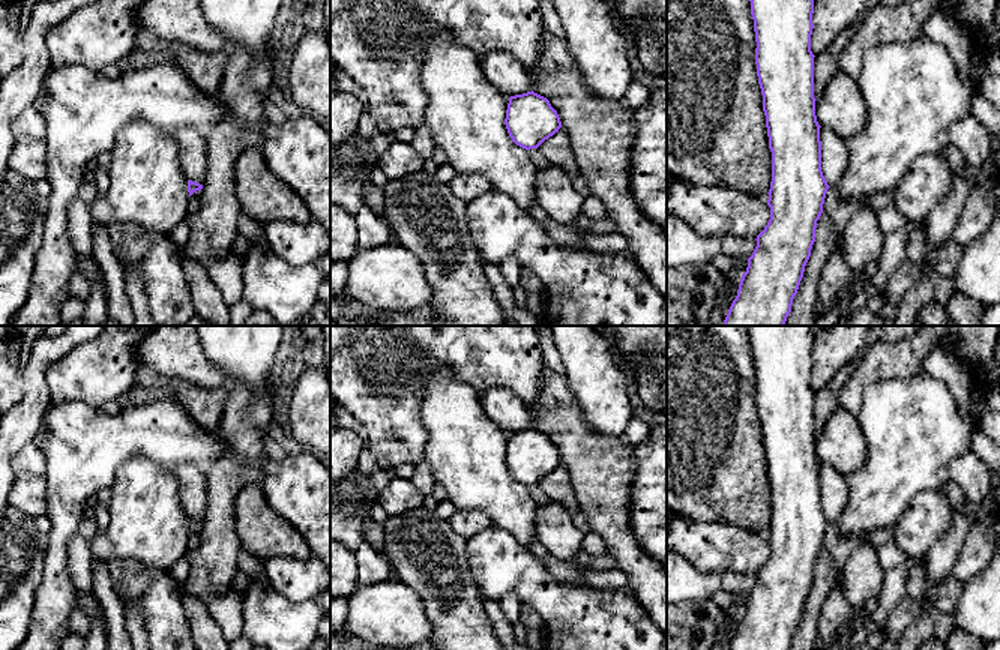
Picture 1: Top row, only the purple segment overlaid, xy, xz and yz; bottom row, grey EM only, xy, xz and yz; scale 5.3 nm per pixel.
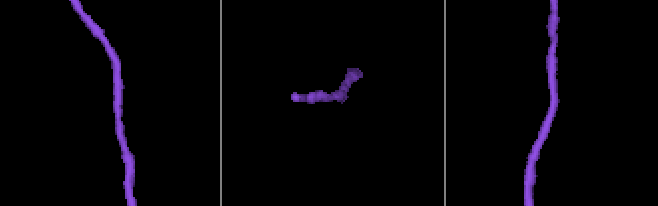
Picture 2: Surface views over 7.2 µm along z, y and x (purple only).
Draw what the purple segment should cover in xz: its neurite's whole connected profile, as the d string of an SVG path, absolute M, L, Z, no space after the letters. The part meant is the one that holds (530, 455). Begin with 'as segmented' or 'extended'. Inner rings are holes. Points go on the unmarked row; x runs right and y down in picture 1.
as segmented | M533 426L509 434L505 461L512 477L526 486L538 485L562 464L550 437Z

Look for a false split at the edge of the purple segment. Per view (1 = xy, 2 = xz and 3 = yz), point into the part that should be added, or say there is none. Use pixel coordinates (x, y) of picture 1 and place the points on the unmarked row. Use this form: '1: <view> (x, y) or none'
1: none
2: none
3: none

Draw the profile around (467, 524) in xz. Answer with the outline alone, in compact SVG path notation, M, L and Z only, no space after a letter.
M456 510L447 519L447 524L455 531L455 534L462 536L465 540L483 533L492 525L491 518L485 512L462 510Z

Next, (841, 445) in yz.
M841 407L815 437L815 452L821 464L842 474L862 468L866 443L856 416Z

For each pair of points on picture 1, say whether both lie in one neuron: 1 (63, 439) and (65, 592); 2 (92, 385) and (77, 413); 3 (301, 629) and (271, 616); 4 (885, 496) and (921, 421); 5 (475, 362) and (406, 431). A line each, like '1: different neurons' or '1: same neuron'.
1: same neuron
2: different neurons
3: same neuron
4: same neuron
5: same neuron

